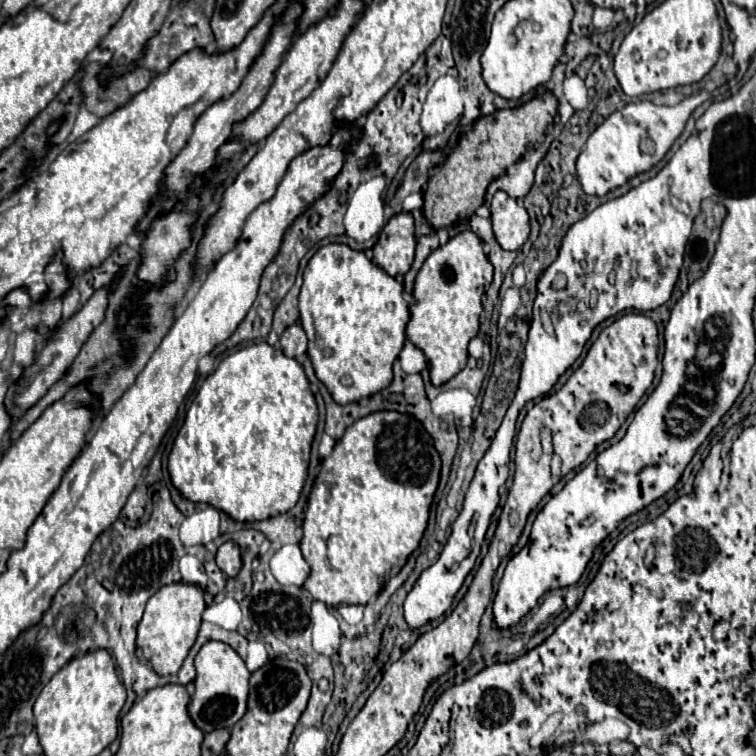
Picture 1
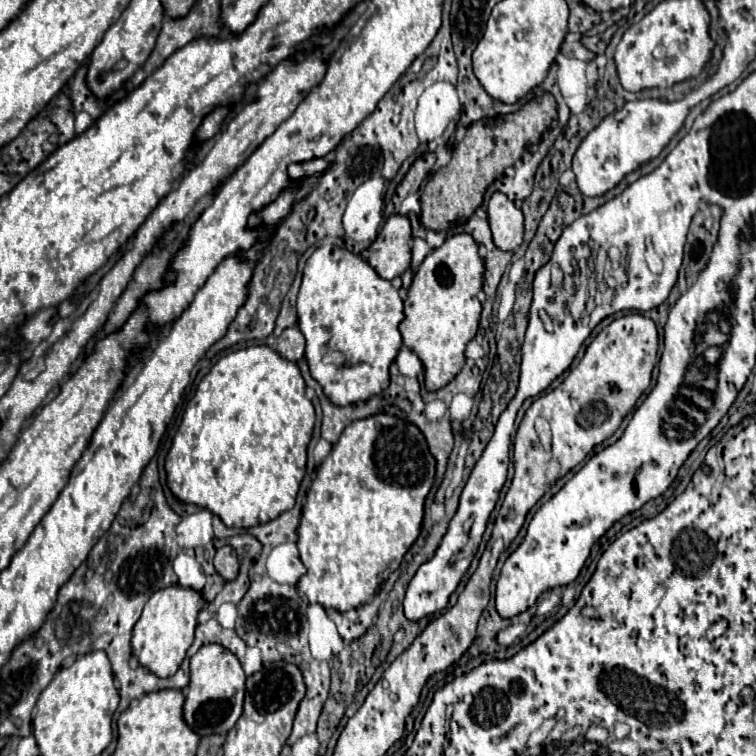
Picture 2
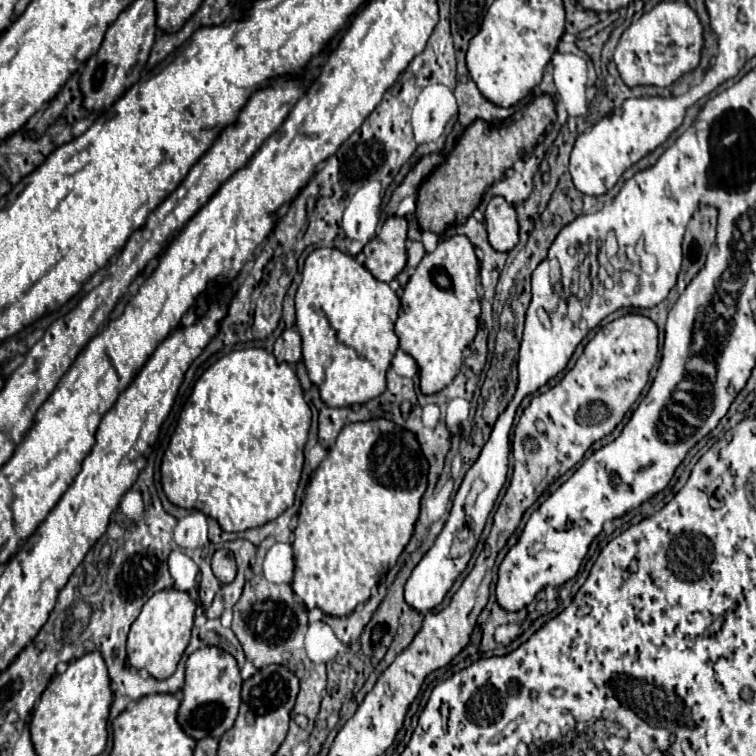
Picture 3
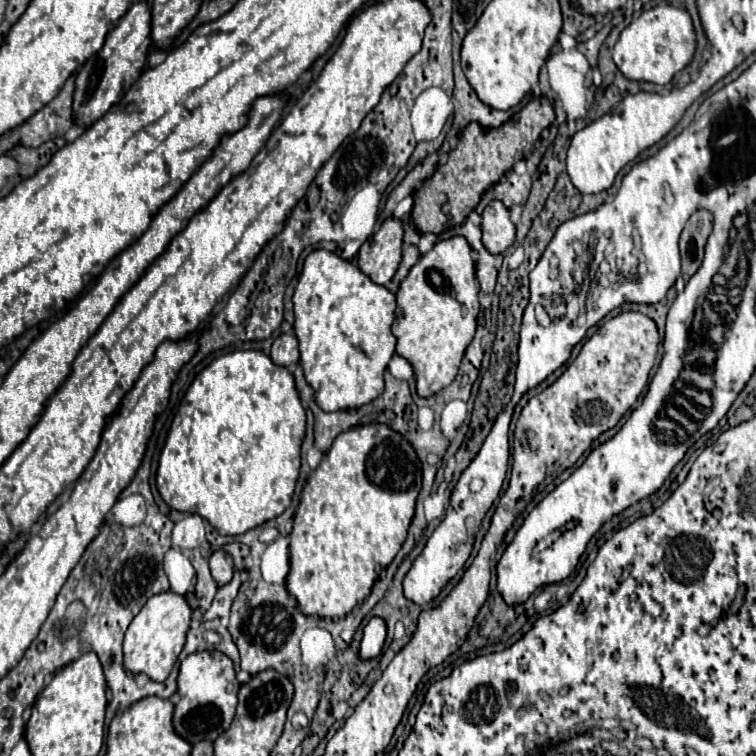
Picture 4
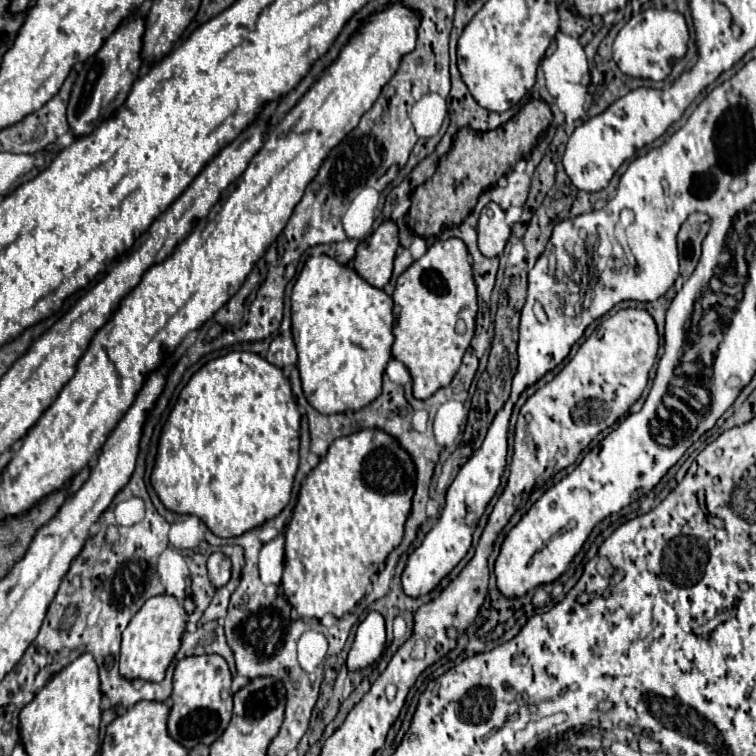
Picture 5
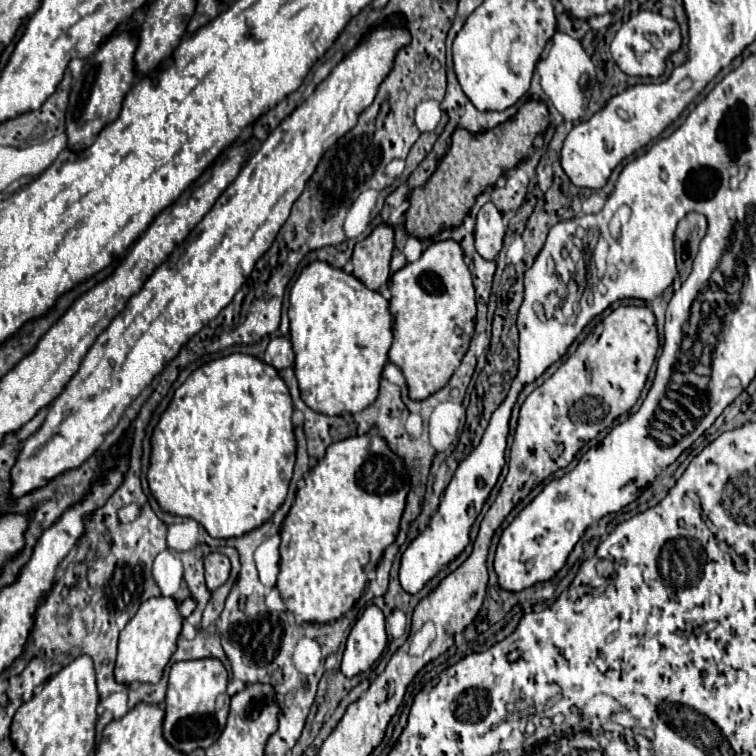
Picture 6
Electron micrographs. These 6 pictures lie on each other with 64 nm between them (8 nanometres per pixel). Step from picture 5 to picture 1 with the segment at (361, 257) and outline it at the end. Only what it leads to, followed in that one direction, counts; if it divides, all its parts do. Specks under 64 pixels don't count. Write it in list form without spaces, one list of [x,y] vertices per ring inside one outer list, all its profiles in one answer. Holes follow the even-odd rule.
[[[396,214],[382,228],[378,242],[374,244],[372,262],[388,276],[406,274],[412,266],[416,250],[414,220],[410,214]]]

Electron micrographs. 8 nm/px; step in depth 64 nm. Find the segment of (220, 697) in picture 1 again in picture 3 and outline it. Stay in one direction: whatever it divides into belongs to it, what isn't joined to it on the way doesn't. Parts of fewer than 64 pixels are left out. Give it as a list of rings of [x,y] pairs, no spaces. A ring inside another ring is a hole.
[[[206,646],[196,650],[186,660],[186,674],[182,686],[182,702],[178,708],[178,724],[180,728],[194,740],[202,740],[206,736],[220,738],[228,728],[232,728],[238,708],[240,708],[240,670],[234,656],[228,652]]]

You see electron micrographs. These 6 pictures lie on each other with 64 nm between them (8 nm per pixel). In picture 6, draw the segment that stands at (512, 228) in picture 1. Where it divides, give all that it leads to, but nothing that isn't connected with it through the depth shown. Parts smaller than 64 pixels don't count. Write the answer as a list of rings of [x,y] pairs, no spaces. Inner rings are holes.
[[[492,202],[484,204],[476,216],[476,228],[474,228],[476,252],[486,260],[494,260],[496,254],[502,250],[504,234],[506,226],[502,222],[502,214],[496,210]]]

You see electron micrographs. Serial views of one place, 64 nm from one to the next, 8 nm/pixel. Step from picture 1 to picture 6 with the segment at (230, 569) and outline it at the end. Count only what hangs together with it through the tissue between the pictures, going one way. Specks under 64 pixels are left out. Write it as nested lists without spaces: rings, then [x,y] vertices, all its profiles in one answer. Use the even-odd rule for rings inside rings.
[[[210,552],[204,558],[204,578],[206,578],[206,588],[212,592],[220,588],[230,574],[230,560],[220,554],[220,552]]]

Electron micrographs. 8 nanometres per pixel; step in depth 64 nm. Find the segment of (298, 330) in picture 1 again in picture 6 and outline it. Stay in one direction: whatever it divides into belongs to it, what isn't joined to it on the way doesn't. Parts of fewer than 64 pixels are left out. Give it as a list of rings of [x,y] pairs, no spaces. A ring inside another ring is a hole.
[[[280,336],[280,338],[274,338],[268,348],[266,348],[266,354],[262,358],[266,364],[274,366],[276,370],[284,370],[284,368],[290,368],[294,364],[294,350],[292,350],[292,344],[286,336]]]

